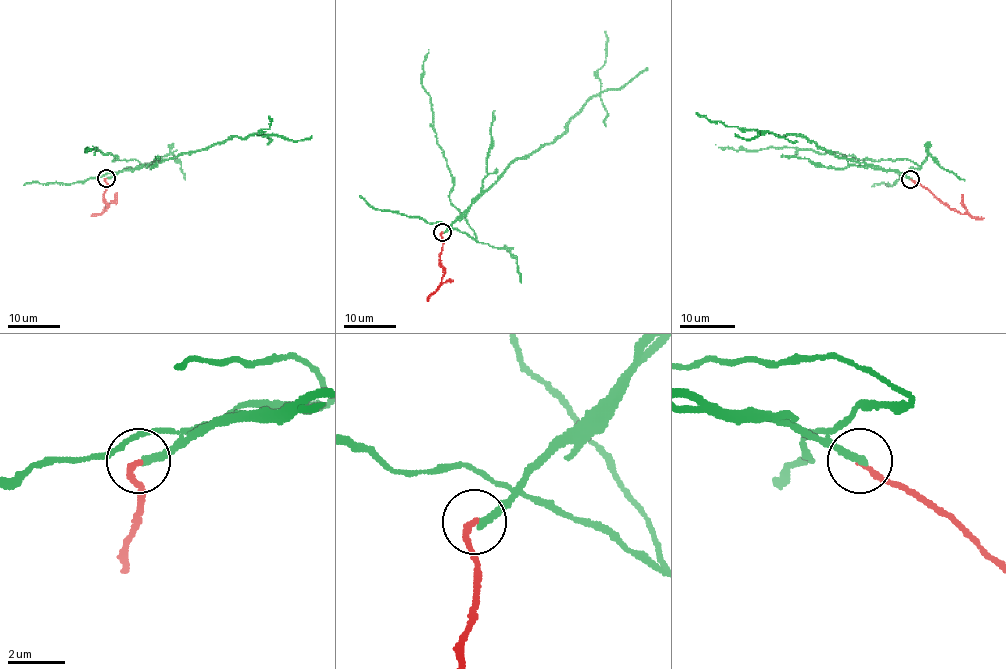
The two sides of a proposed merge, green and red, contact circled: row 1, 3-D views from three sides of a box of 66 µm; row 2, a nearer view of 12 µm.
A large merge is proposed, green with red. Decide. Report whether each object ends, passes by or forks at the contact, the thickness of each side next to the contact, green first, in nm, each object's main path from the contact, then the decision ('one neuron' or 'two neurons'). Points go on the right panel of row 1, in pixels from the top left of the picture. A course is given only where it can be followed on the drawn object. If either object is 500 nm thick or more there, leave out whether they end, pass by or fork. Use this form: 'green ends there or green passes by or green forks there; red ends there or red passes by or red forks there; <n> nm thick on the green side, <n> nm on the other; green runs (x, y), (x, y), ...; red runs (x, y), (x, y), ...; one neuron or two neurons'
green ends there; red ends there; 280 nm thick on the green side, 190 nm on the other; green runs (910, 179), (893, 171), (882, 171), (878, 167), (839, 158), (802, 136), (777, 136), (740, 129), (696, 112); red runs (910, 179), (927, 187), (950, 208), (984, 218); two neurons

